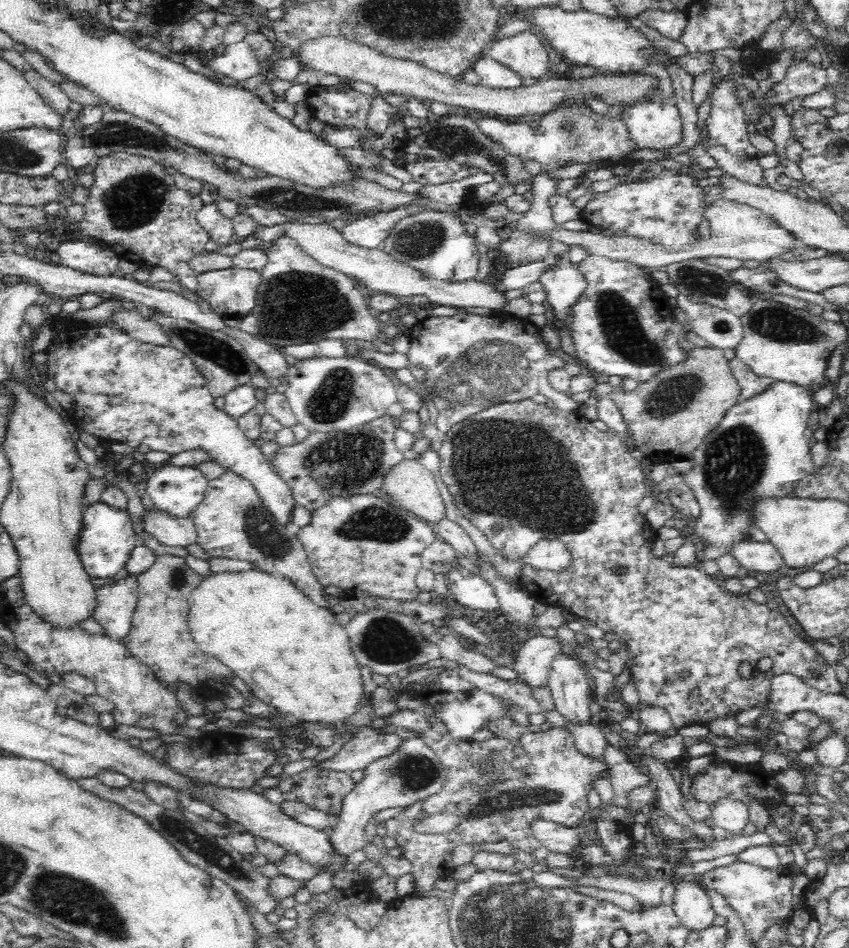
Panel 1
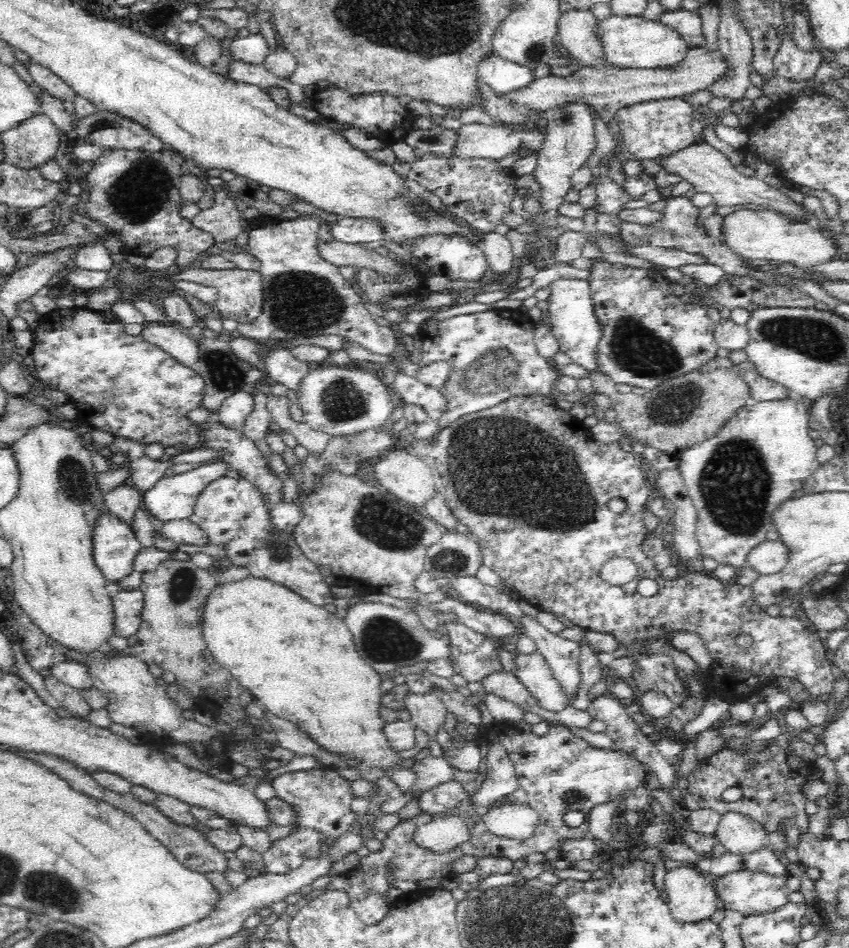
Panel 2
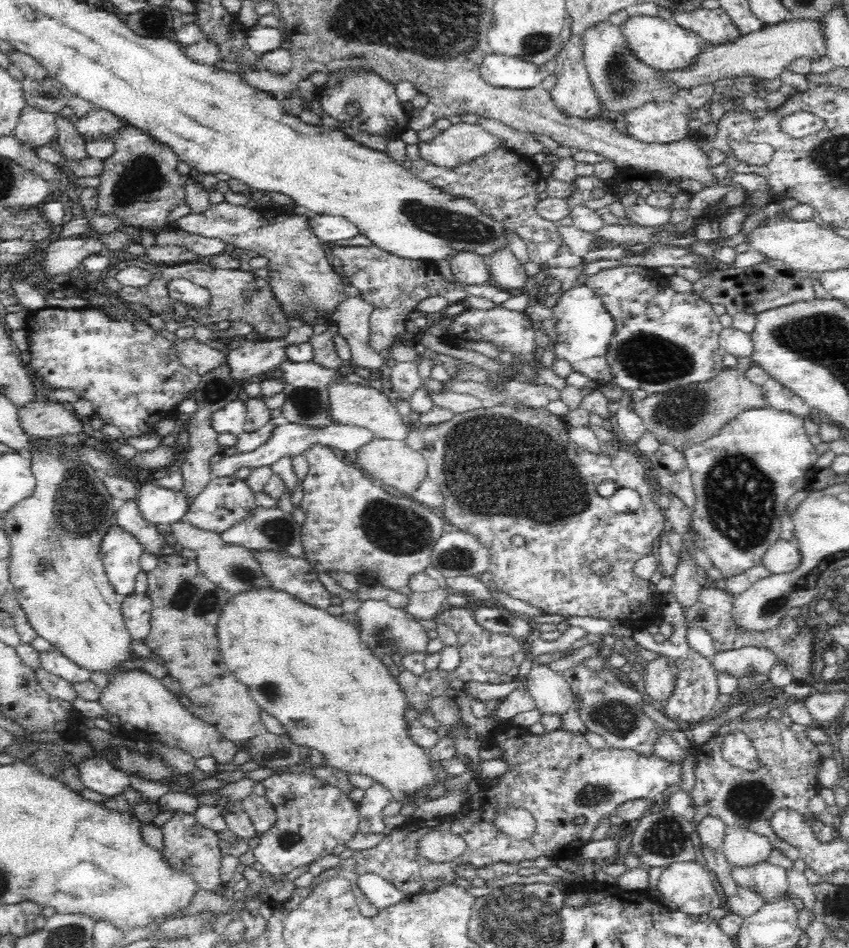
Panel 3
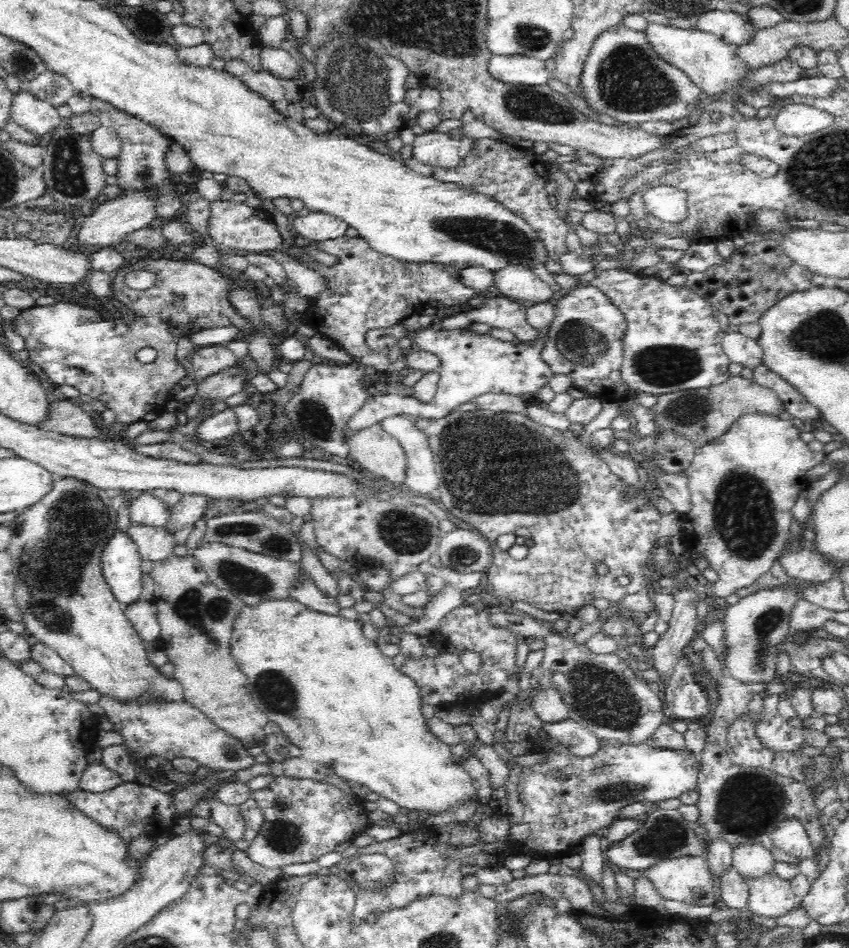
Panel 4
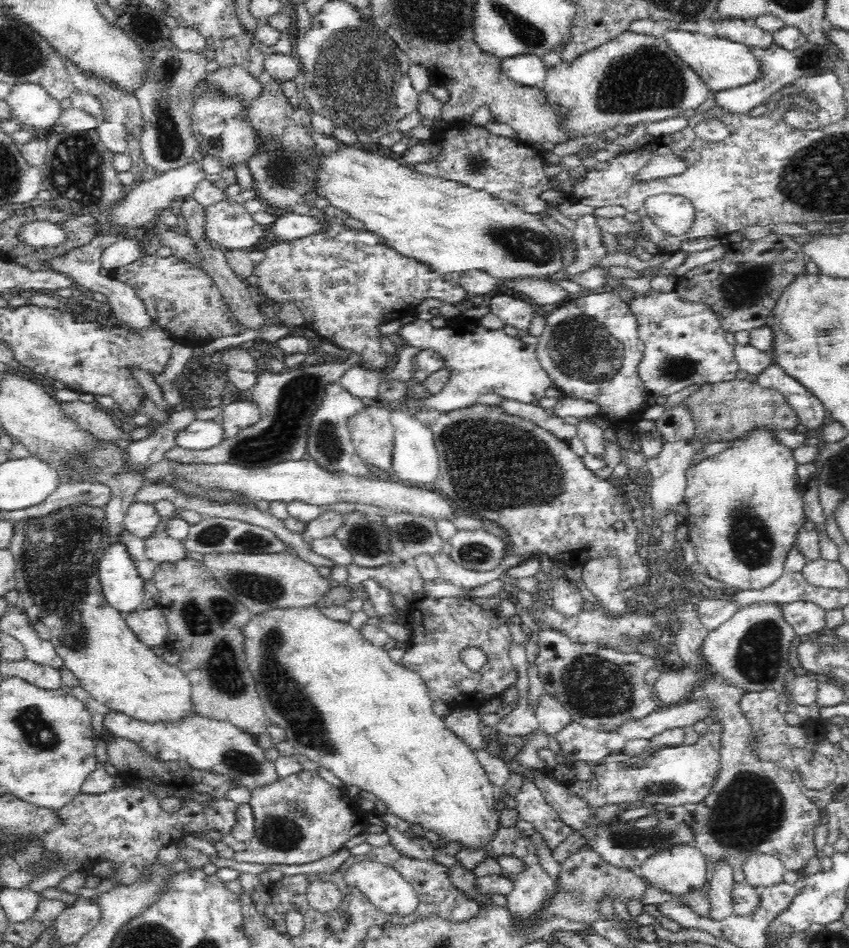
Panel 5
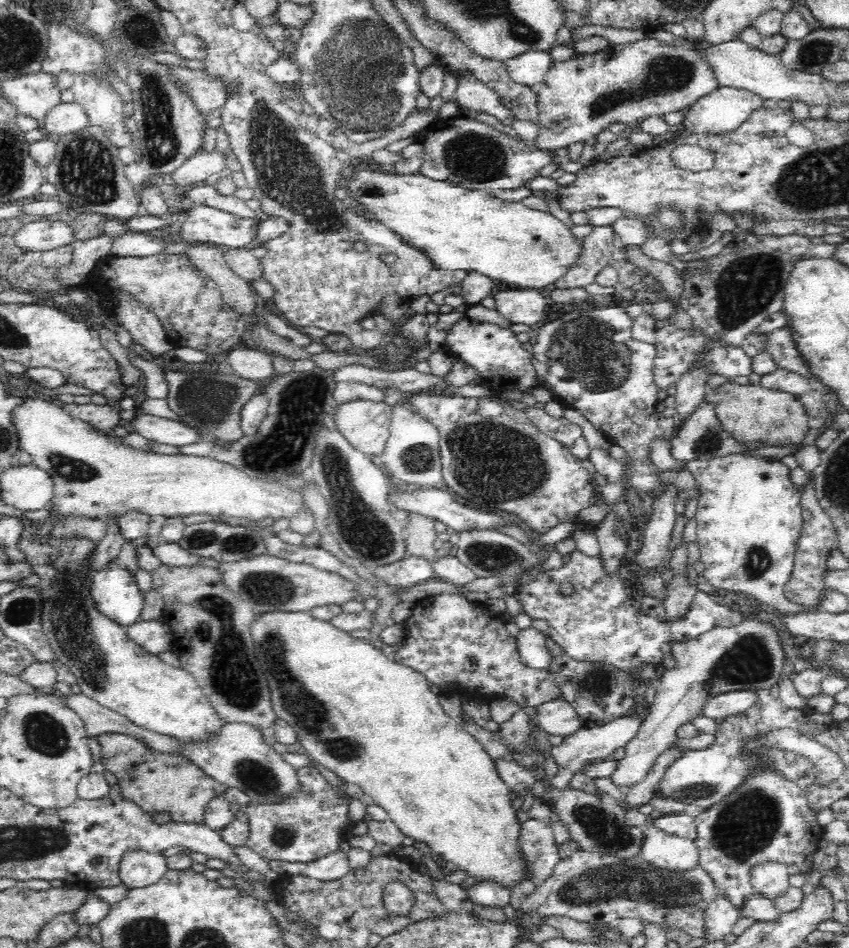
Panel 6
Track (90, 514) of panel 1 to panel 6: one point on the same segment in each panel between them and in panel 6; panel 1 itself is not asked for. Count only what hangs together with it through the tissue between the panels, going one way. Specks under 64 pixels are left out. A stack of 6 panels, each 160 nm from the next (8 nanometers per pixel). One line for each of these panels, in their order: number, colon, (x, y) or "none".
2: (114, 544)
3: (119, 551)
4: (121, 563)
5: (123, 587)
6: (115, 590)

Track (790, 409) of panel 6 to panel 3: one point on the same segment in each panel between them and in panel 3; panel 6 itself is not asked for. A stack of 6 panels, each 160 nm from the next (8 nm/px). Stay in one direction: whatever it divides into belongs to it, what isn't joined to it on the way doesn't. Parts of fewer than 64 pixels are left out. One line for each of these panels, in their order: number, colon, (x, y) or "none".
3: (687, 415)
4: (699, 415)
5: (723, 411)

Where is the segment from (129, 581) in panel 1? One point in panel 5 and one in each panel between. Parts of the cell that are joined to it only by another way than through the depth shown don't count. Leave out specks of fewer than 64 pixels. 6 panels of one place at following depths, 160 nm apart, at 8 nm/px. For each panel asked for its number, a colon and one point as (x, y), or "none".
2: (128, 603)
3: (136, 608)
4: (142, 614)
5: (150, 625)

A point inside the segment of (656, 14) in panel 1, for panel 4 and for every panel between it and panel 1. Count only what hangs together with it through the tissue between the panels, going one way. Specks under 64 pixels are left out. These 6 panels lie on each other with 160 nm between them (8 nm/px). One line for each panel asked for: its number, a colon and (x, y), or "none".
2: (687, 24)
3: (712, 25)
4: (729, 27)

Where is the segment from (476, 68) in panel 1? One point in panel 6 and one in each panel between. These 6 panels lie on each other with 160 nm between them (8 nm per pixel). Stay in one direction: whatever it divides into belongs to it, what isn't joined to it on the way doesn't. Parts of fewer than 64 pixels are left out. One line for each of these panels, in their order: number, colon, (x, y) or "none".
2: (502, 76)
3: (499, 71)
4: (517, 70)
5: (529, 70)
6: (528, 69)

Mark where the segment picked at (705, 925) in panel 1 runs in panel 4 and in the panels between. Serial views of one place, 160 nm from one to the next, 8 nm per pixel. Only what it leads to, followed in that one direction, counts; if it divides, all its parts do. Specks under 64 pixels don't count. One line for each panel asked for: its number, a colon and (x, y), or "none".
2: (691, 897)
3: (686, 887)
4: (687, 879)

